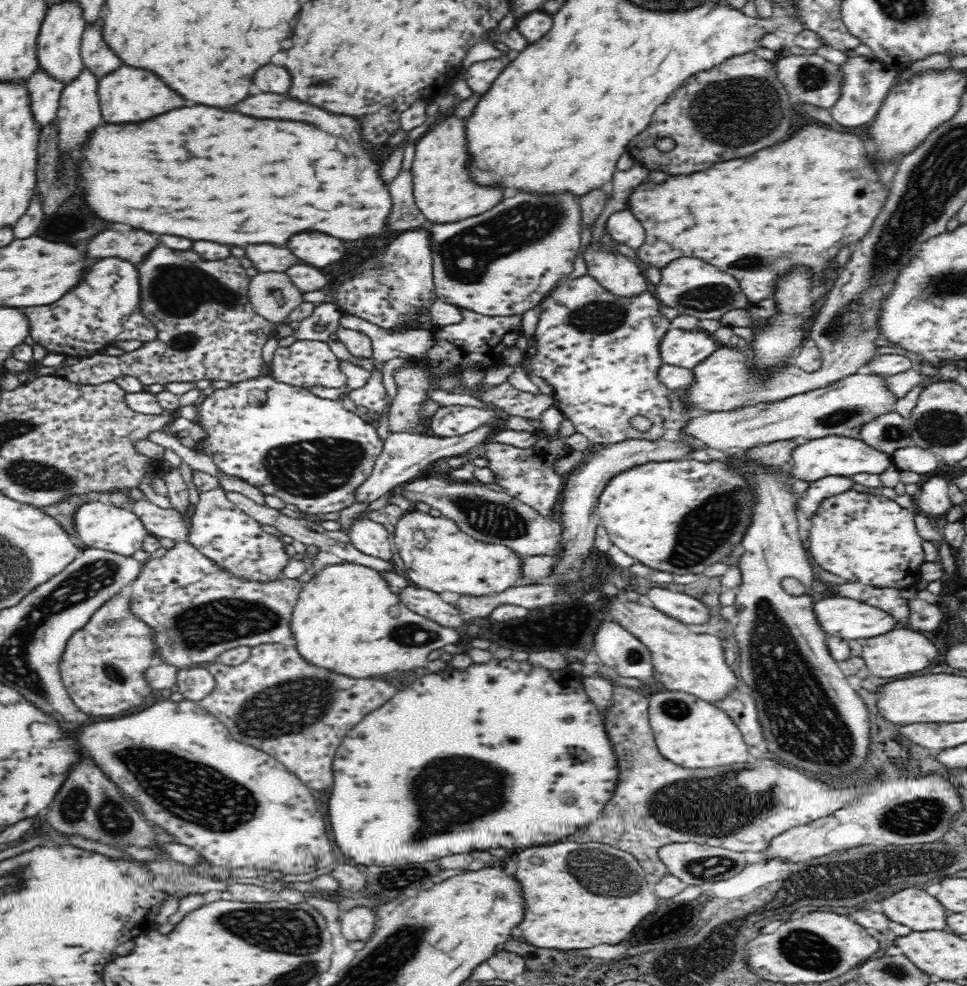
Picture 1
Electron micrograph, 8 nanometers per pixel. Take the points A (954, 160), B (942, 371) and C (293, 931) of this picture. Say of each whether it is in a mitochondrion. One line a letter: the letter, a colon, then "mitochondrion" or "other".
A: mitochondrion
B: other
C: mitochondrion

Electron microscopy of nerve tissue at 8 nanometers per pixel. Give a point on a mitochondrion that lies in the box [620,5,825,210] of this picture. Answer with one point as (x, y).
(728, 104)

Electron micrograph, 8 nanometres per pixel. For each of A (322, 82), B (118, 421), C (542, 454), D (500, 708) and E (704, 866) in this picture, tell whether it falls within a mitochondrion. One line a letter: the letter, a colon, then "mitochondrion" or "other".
A: mitochondrion
B: other
C: other
D: other
E: mitochondrion

